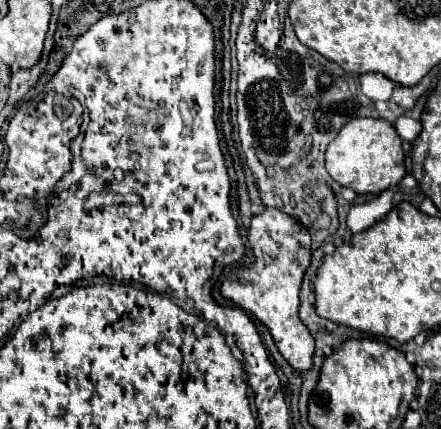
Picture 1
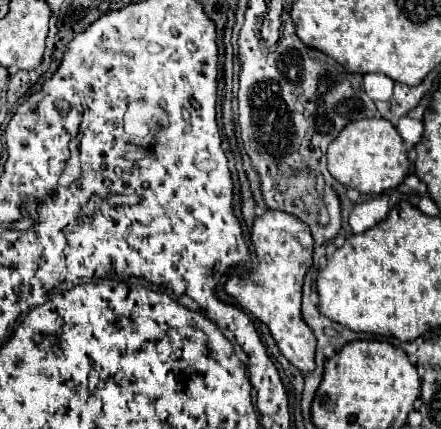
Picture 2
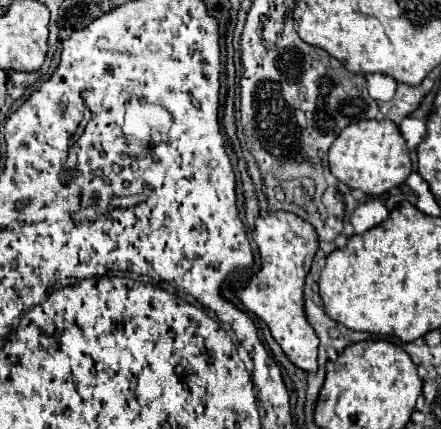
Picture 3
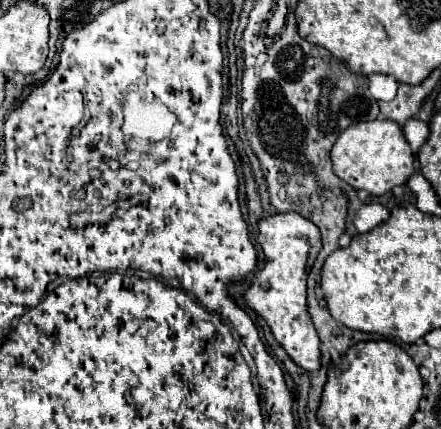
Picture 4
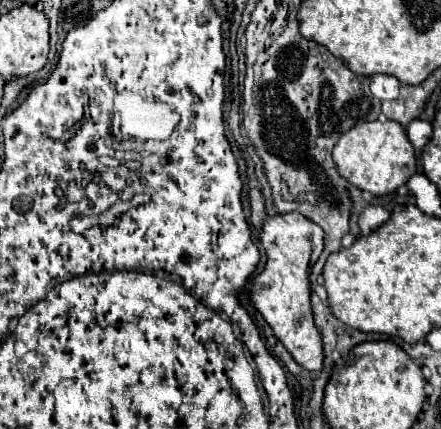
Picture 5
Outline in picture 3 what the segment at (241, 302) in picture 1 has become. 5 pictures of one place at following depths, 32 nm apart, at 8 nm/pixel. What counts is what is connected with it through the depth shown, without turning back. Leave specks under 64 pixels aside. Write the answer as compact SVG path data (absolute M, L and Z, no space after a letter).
M272 212L256 220L254 242L258 244L258 250L262 254L262 268L250 278L248 286L238 292L238 298L250 312L254 312L268 324L274 340L298 368L316 372L320 340L304 312L306 268L310 268L318 252L316 230L306 220L300 220L296 214Z

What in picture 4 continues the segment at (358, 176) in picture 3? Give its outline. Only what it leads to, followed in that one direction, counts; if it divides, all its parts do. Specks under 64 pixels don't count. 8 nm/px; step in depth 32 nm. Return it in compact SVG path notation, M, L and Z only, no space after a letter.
M372 120L358 122L340 134L332 148L332 164L336 176L340 176L356 190L382 196L394 186L406 184L408 176L414 172L414 154L404 138L400 124L392 124L392 120Z

